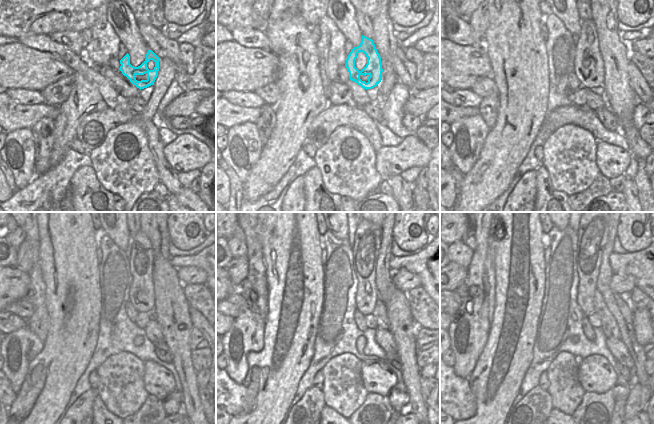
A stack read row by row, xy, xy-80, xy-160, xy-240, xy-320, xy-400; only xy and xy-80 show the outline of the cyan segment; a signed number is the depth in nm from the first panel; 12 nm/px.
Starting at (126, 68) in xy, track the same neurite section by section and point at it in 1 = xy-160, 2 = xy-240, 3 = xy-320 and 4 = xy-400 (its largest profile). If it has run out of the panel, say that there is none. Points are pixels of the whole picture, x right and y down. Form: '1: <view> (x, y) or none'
1: xy-160 (587, 47)
2: xy-240 (141, 294)
3: xy-320 (367, 240)
4: xy-400 (592, 233)

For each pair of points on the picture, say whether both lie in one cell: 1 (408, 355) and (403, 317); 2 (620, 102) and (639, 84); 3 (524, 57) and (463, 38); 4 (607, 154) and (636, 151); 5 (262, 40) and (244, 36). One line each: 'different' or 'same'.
1: same
2: different
3: different
4: same
5: same

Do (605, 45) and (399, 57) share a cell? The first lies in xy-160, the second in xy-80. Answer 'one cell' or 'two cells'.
two cells

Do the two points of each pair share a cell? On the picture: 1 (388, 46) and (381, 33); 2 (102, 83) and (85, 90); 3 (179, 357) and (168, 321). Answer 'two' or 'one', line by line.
1: one
2: two
3: one

